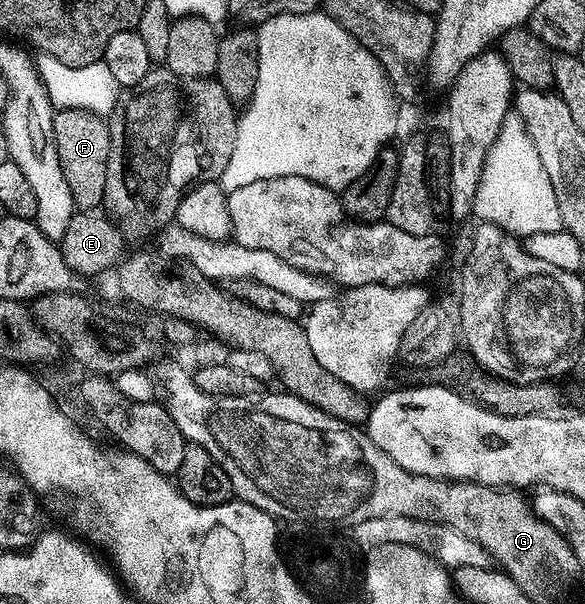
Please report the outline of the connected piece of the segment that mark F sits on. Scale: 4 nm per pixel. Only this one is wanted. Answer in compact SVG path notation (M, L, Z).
M58 109L53 115L53 134L59 167L63 167L67 187L71 187L74 206L81 211L96 210L105 200L107 187L107 159L111 151L108 120L86 109Z

